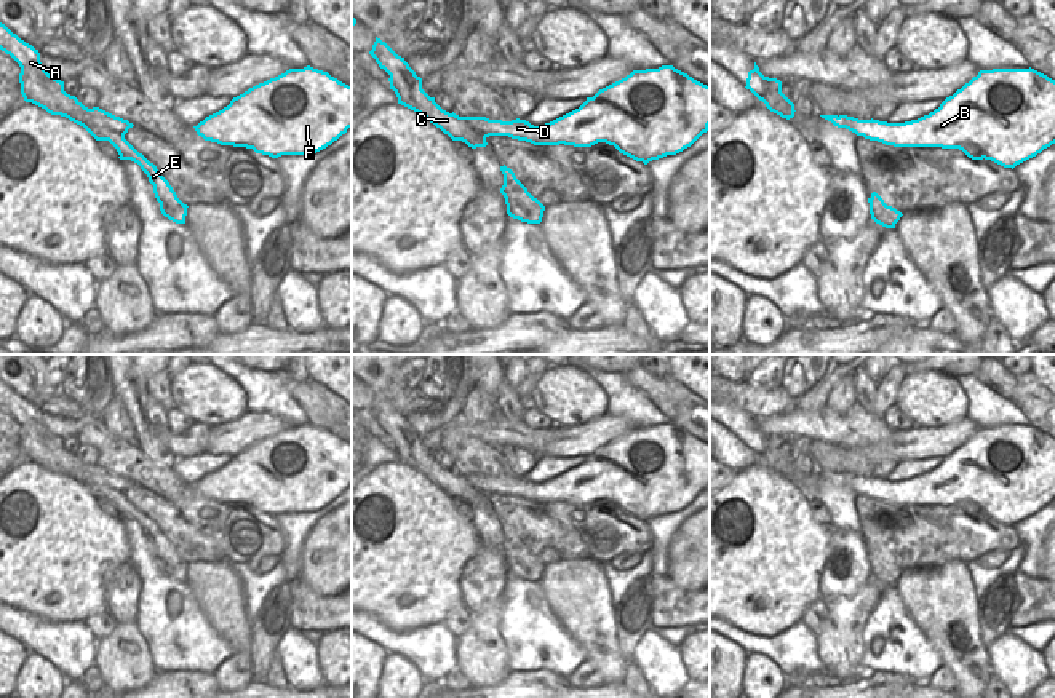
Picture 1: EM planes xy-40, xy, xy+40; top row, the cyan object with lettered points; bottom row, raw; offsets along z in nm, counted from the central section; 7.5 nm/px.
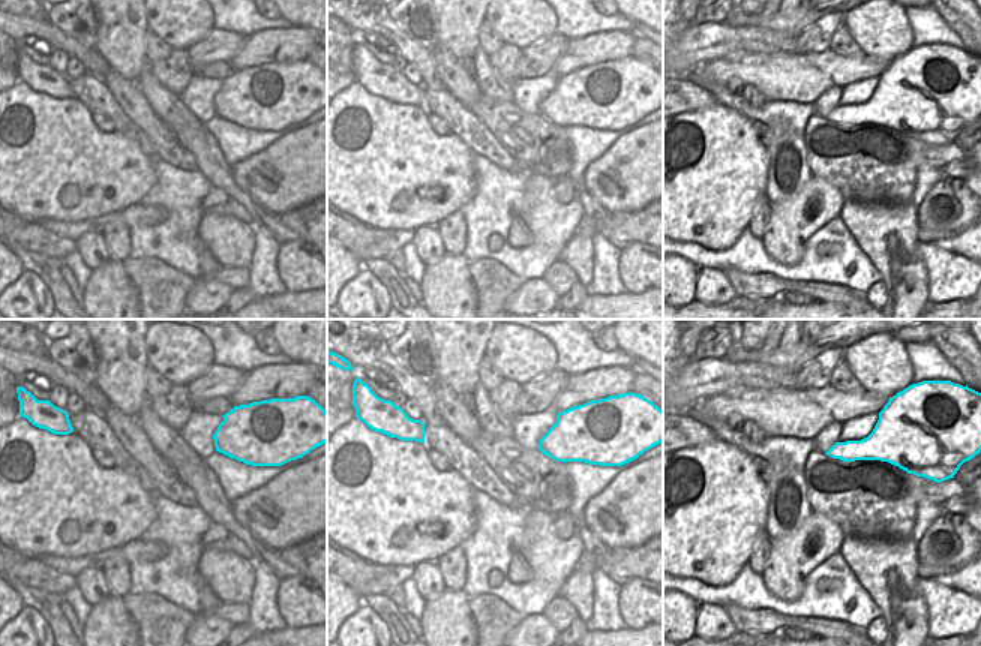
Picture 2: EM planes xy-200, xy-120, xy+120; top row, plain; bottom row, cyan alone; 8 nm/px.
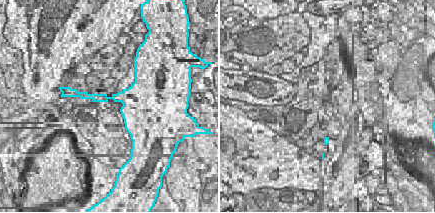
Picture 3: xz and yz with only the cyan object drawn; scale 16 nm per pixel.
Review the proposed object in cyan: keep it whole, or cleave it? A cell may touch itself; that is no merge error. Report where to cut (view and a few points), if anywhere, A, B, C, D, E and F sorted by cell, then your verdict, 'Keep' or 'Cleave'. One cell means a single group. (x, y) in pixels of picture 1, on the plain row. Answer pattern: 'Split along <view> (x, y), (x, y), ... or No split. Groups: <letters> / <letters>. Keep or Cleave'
Split along xy+40 (854, 476), (854, 484), (862, 492). Groups: A C E / B D F. Cleave.

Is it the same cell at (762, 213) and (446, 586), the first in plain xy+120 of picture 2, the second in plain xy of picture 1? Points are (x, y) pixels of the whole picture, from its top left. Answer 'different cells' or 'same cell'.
different cells

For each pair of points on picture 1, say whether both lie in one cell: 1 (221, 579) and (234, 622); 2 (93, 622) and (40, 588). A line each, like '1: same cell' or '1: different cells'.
1: same cell
2: different cells

